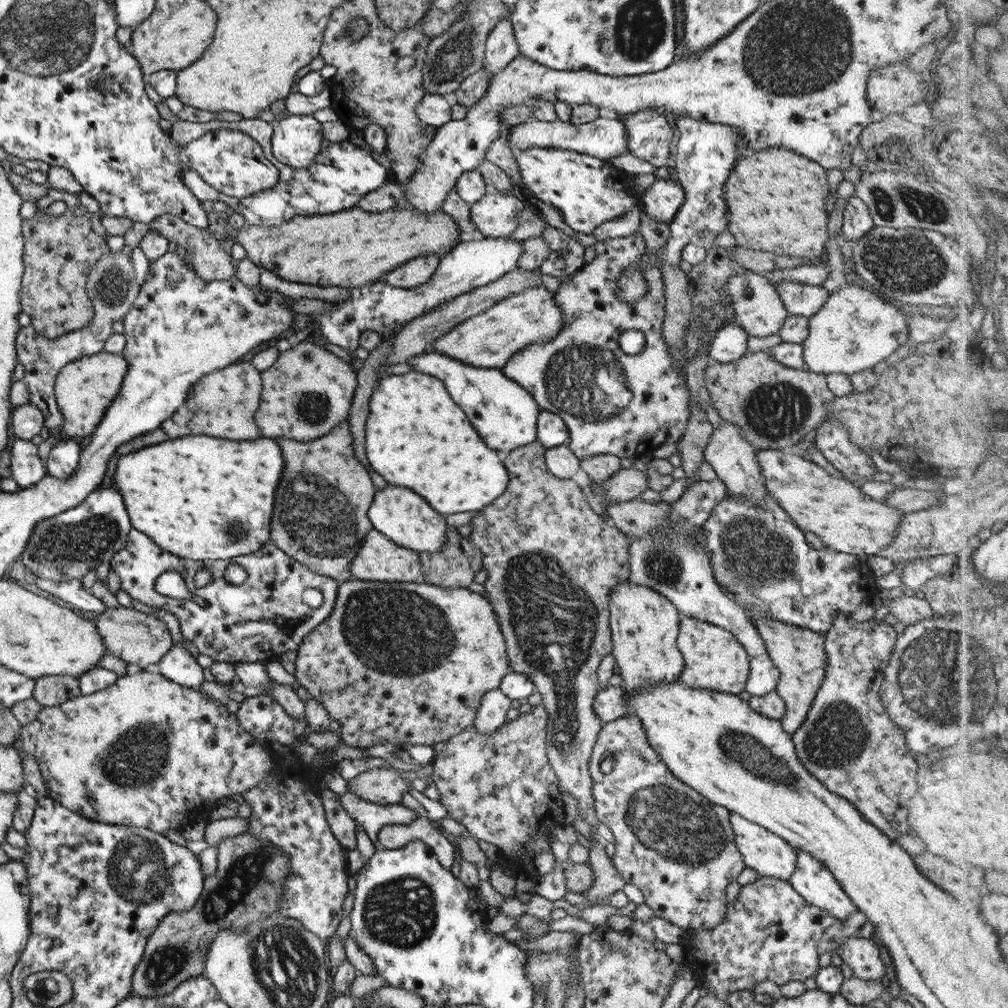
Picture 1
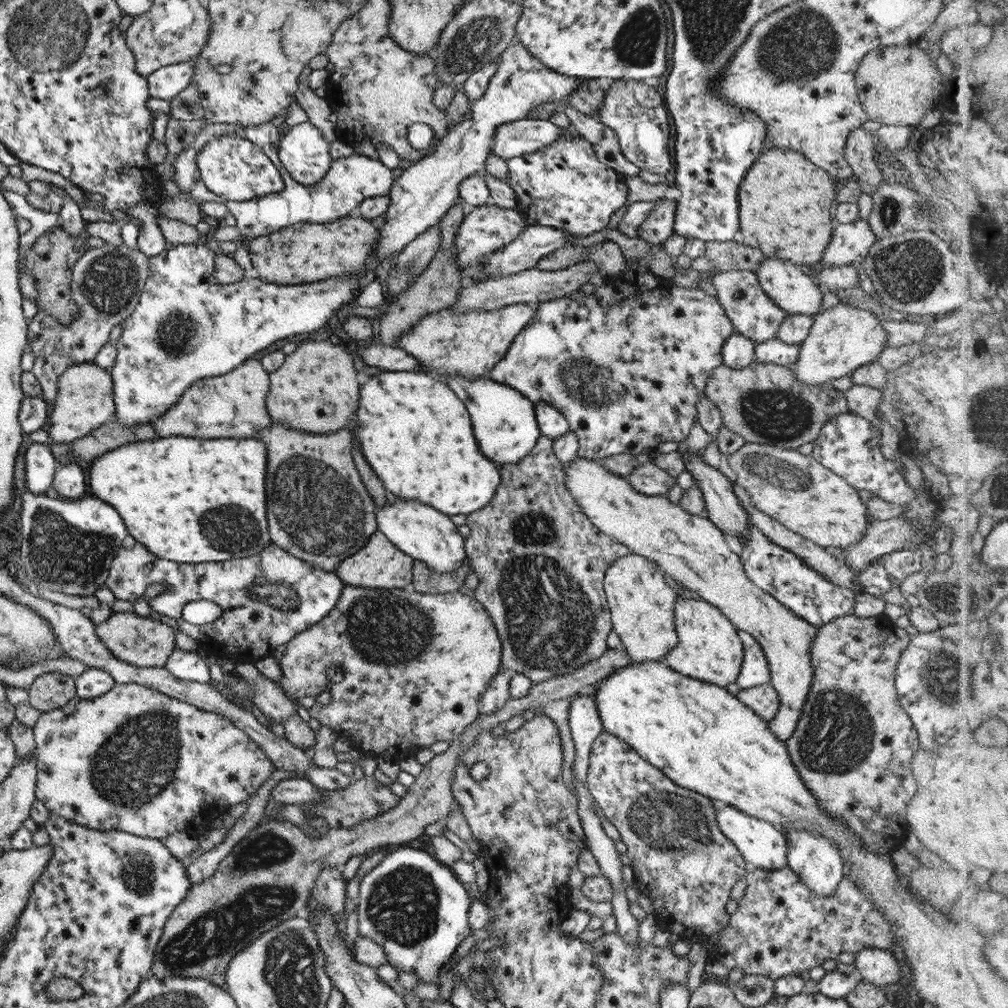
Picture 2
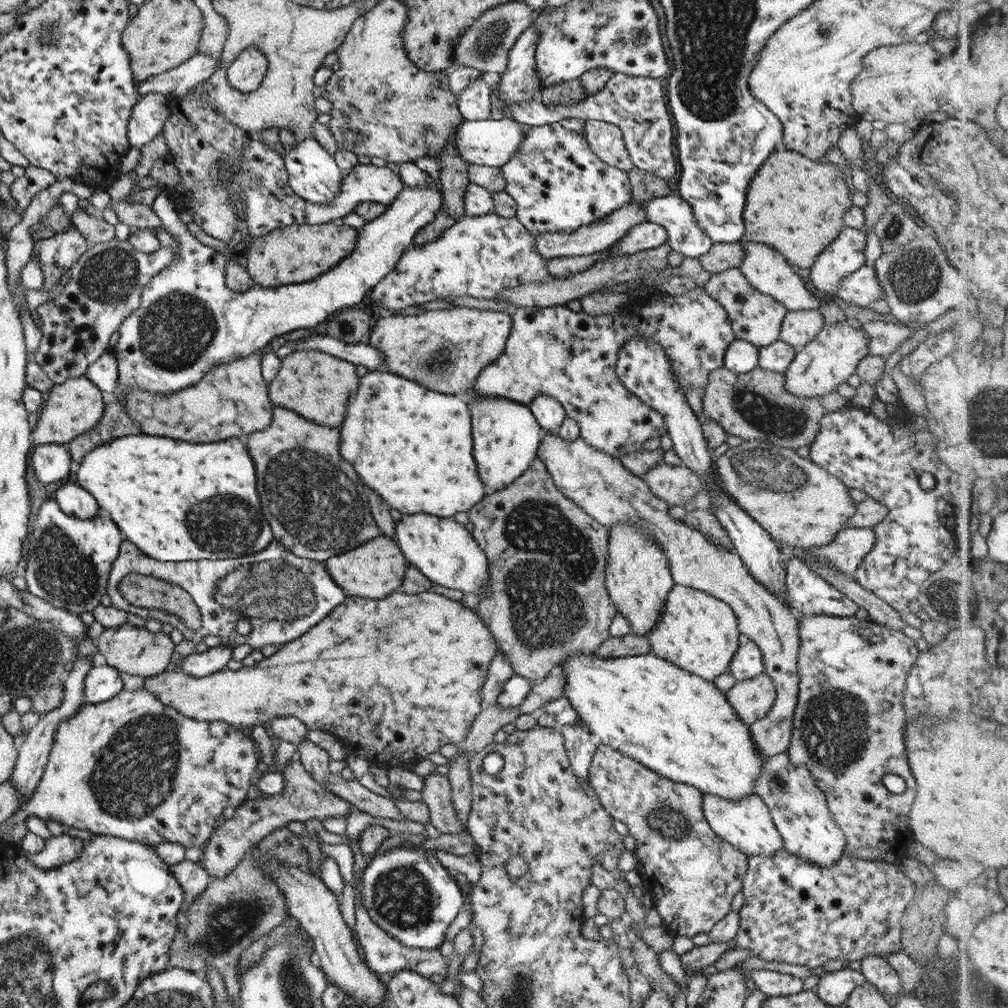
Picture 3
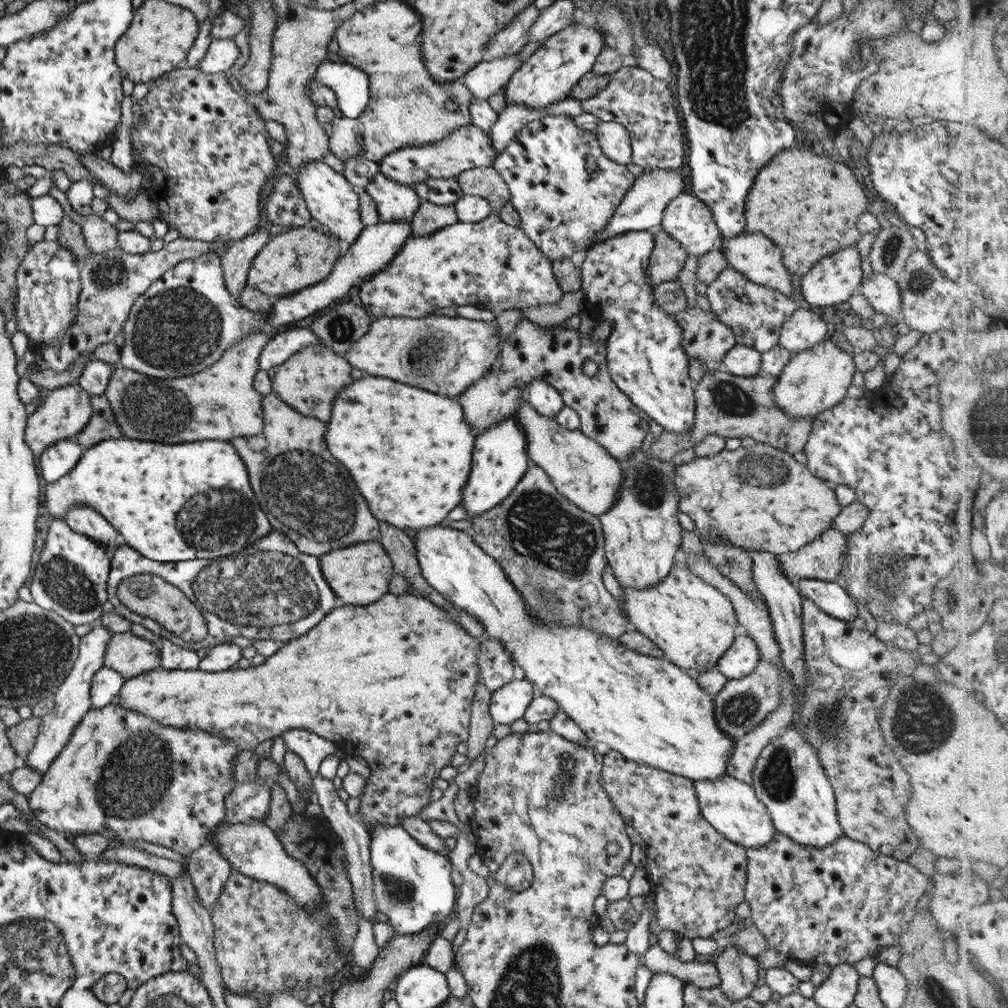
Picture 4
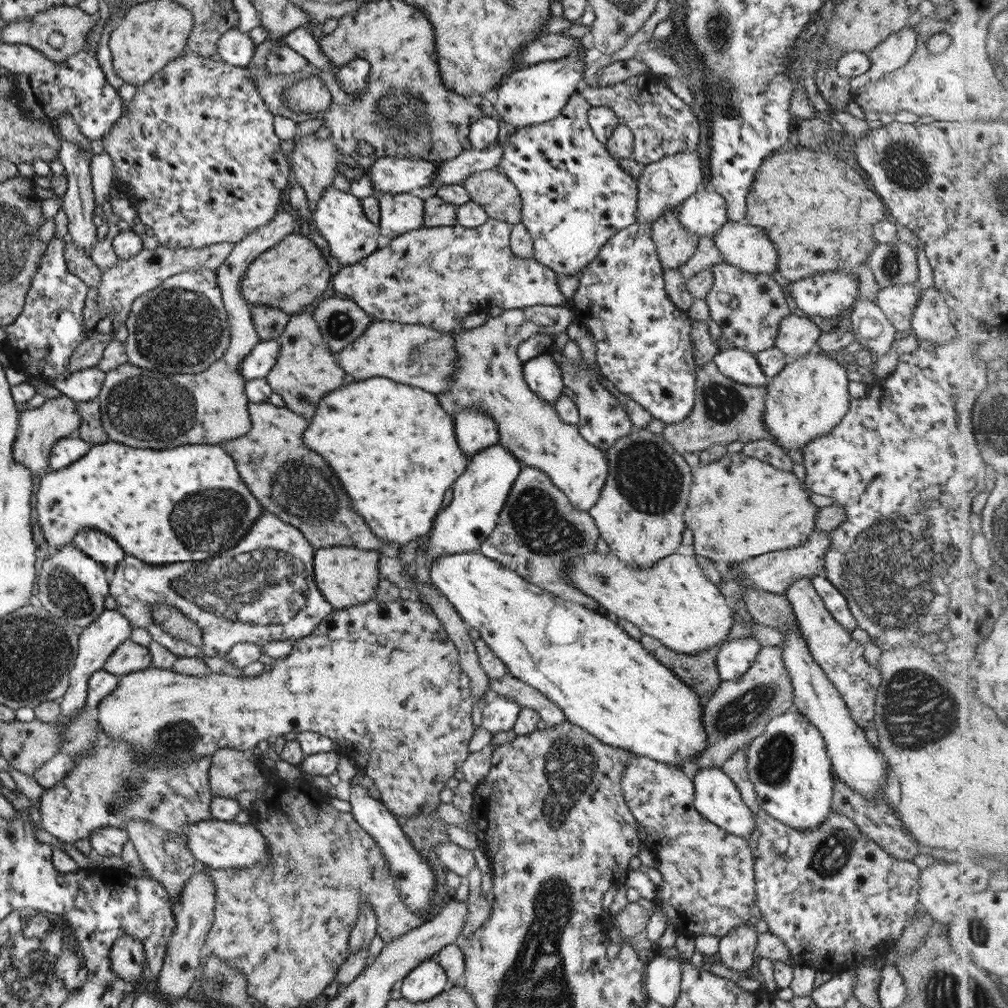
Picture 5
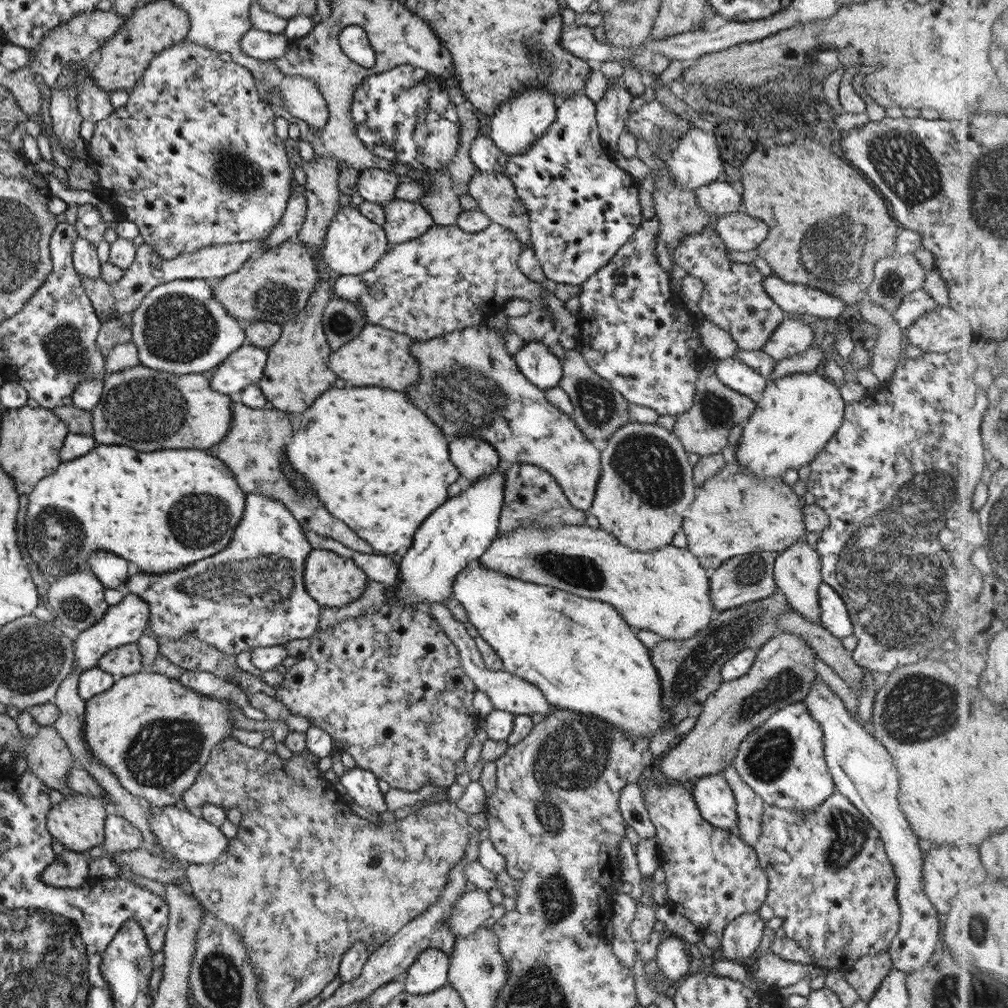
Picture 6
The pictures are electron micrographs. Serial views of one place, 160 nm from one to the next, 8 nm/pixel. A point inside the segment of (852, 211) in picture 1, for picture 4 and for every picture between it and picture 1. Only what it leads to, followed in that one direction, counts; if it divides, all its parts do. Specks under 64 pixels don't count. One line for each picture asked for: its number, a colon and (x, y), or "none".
2: (850, 243)
3: (844, 255)
4: (835, 278)

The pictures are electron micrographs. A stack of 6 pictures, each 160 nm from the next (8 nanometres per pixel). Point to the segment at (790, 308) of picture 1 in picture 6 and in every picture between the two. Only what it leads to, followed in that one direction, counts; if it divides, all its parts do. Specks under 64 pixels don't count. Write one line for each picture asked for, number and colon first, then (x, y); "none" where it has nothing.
2: (783, 282)
3: (765, 270)
4: (752, 255)
5: (745, 247)
6: (739, 232)

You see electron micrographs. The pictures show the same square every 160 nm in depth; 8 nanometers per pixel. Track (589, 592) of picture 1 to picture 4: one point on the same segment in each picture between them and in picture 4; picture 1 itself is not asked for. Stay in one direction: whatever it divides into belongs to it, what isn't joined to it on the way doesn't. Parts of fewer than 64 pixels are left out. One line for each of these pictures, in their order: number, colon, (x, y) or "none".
2: (539, 560)
3: (546, 599)
4: (552, 552)

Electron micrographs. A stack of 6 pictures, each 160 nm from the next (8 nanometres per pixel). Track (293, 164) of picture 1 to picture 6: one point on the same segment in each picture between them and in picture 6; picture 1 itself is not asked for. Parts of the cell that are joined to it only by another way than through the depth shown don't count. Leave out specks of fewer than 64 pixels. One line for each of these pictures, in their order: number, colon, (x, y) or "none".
2: (304, 154)
3: (311, 173)
4: (330, 200)
5: (338, 217)
6: (352, 245)

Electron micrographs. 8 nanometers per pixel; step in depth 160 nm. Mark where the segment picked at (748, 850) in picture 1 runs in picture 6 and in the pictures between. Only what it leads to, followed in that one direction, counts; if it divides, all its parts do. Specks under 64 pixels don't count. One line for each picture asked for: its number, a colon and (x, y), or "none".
2: (758, 842)
3: (745, 823)
4: (730, 806)
5: (715, 797)
6: (714, 800)

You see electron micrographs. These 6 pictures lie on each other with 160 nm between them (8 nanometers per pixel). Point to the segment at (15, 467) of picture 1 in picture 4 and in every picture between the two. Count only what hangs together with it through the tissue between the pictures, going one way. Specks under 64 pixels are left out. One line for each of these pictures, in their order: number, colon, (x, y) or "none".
2: (40, 465)
3: (50, 462)
4: (57, 459)

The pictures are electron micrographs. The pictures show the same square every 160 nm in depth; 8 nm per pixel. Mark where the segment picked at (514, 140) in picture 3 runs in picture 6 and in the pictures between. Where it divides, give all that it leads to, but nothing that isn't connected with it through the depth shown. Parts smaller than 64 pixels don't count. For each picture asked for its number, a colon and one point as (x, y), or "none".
4: (467, 147)
5: (393, 175)
6: (373, 185)

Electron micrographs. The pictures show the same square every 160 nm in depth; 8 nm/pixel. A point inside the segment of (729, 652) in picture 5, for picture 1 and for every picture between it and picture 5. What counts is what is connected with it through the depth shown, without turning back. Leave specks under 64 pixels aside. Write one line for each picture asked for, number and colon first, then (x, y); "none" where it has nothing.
1: (667, 560)
2: (754, 672)
3: (746, 663)
4: (740, 659)

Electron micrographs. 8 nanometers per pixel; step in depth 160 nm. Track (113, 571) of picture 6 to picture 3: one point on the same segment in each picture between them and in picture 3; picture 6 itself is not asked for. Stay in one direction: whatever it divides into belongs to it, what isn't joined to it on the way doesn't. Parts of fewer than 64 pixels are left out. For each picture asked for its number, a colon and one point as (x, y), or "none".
3: (74, 501)
4: (80, 518)
5: (99, 547)

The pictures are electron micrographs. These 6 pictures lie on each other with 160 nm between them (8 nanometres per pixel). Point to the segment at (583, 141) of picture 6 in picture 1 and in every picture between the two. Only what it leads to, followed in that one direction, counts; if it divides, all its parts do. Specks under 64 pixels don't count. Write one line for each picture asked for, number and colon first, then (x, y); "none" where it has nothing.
1: (586, 192)
2: (563, 186)
3: (557, 183)
4: (564, 190)
5: (573, 197)

